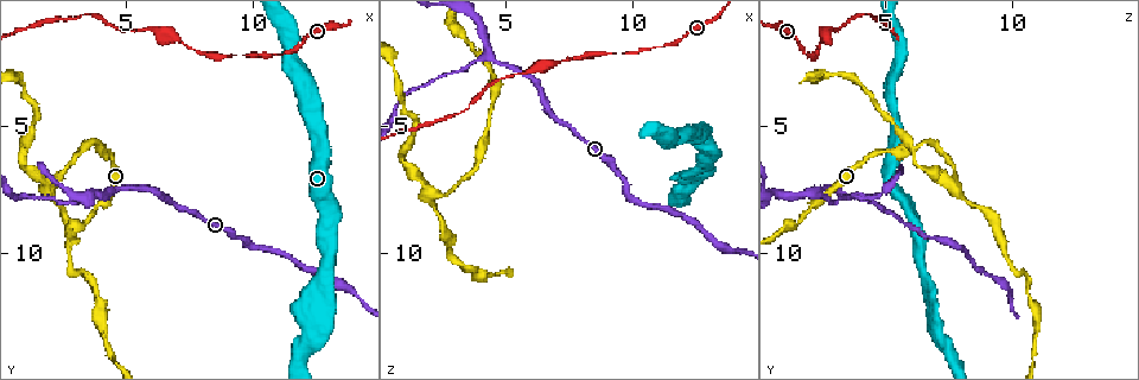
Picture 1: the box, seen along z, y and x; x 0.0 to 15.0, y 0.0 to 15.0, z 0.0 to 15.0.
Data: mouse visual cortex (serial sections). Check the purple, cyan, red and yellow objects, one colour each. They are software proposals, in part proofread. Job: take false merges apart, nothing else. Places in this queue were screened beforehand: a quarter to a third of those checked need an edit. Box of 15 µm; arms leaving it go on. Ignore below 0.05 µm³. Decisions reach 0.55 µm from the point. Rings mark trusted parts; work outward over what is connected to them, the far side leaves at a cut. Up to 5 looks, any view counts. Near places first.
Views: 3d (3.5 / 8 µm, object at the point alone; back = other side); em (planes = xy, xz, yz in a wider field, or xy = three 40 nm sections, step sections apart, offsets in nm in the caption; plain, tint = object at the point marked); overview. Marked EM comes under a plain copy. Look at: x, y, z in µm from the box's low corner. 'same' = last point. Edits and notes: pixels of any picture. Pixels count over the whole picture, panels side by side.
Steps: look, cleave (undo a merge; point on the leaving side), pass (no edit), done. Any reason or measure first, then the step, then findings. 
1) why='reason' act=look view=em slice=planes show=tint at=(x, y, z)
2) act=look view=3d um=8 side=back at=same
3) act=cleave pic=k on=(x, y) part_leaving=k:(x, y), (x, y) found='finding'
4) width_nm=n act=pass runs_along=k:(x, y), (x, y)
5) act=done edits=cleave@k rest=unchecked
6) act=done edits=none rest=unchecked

why='sudden change in width' act=look view=3d um=3.5 at=(5.7, 1.3, 3.0)

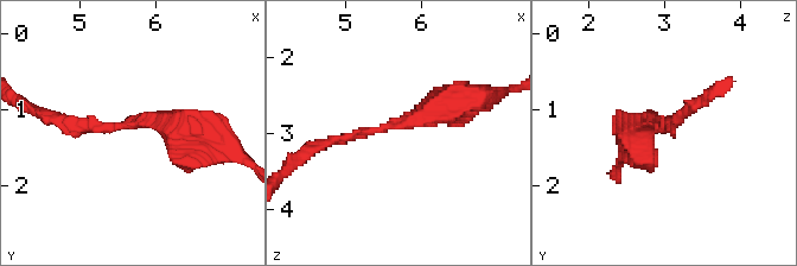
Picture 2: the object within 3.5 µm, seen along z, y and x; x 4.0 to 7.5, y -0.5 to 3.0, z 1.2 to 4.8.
why='now the EM' act=look view=em slice=xy step=5 show=tint at=(5.70, 1.20, 2.85)

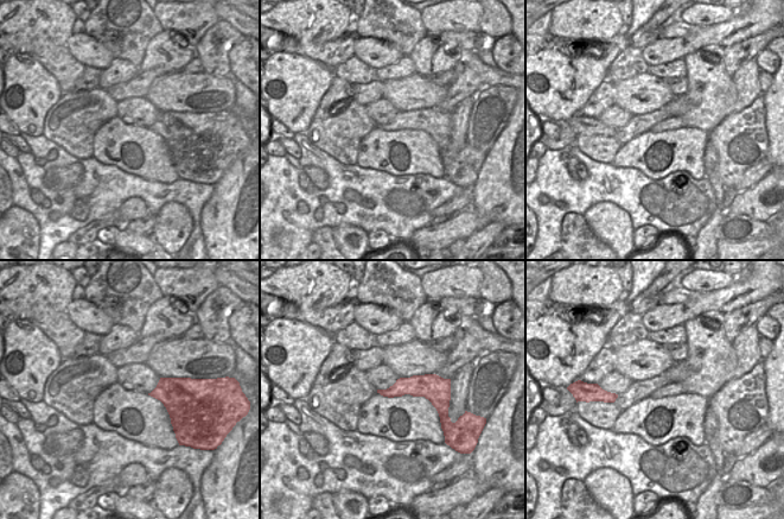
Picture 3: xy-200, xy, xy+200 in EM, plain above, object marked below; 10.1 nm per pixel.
act=look view=em slice=xy step=1 show=tint at=same

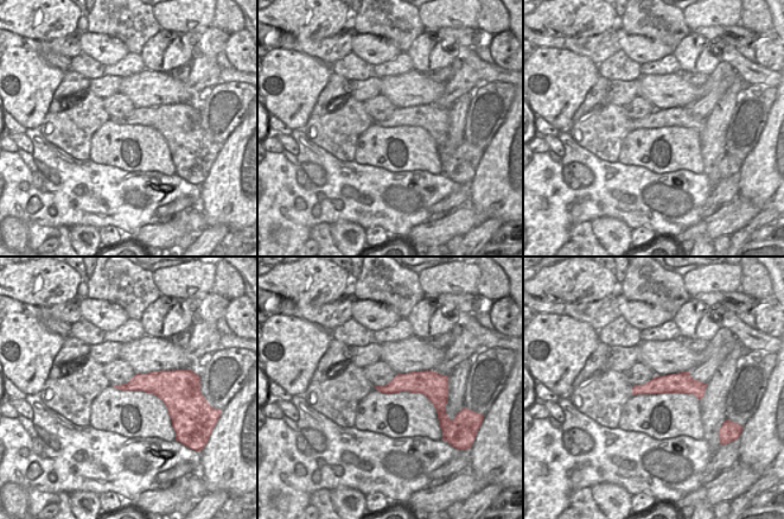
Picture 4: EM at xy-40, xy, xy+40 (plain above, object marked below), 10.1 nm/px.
arm_widths_nm=150,400 act=pass found='one cell here'

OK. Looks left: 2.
why='three arms meet' act=look view=3d um=3.5 at=(2.2, 7.1, 7.7)

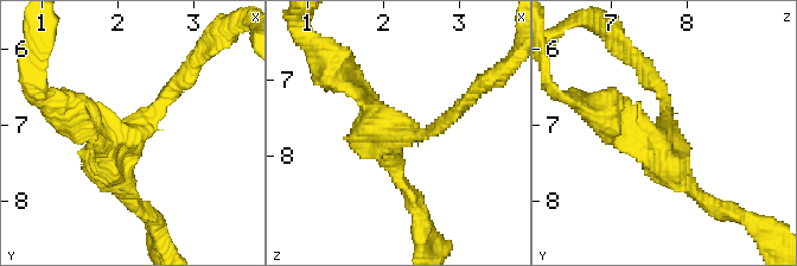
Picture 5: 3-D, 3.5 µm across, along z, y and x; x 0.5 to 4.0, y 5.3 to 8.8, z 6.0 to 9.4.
act=pass runs_along=5:(182, 76), (106, 160), (127, 192) found='all the same cell'

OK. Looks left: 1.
act=done edits=none rest=unchecked

